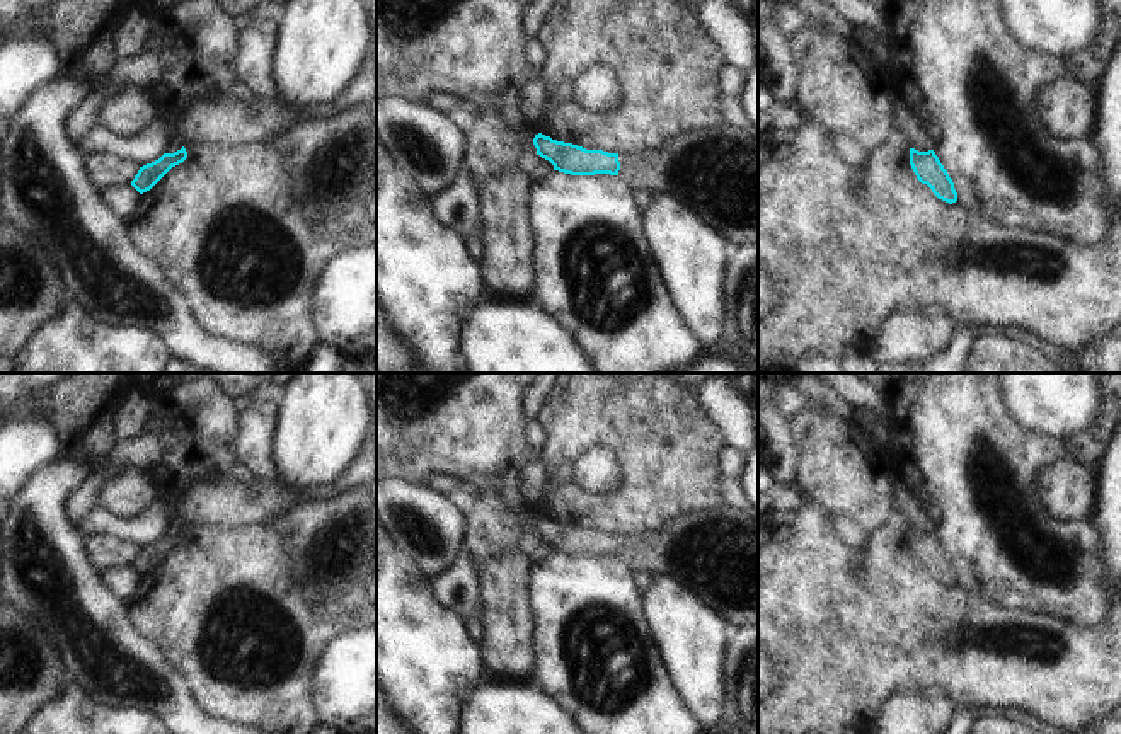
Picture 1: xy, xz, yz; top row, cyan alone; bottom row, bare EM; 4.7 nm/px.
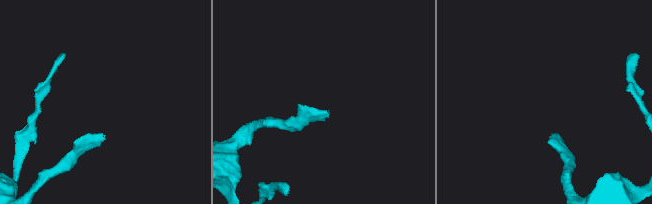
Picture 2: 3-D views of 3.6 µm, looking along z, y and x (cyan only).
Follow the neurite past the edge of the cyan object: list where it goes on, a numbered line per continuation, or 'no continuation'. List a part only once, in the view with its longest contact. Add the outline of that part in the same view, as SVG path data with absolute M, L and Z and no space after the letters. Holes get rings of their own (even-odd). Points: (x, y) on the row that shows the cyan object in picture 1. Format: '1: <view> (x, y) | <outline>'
1: xz (712, 172) | M736 126L688 129L663 146L642 153L620 153L618 179L630 189L676 198L702 223L731 245L758 242L758 136Z

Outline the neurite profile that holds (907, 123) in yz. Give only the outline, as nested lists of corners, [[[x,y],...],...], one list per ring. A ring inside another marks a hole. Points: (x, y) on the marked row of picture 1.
[[[903,94],[893,97],[893,118],[894,129],[900,131],[903,140],[918,152],[934,150],[934,143],[930,141],[925,126],[918,121],[915,112],[911,111],[906,97]]]

